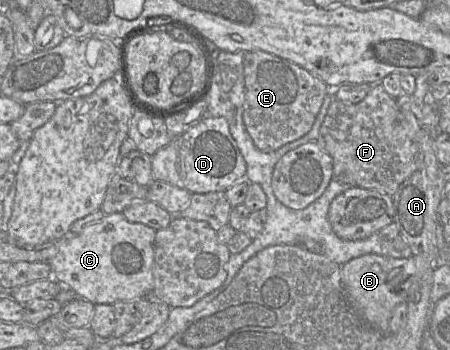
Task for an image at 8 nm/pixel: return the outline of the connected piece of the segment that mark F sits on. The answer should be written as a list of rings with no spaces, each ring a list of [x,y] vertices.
[[[380,82],[378,84],[373,85],[368,94],[366,95],[366,97],[362,101],[356,104],[344,103],[342,101],[334,99],[328,108],[324,121],[322,122],[316,142],[322,150],[324,150],[331,156],[333,177],[337,179],[338,182],[345,185],[346,187],[358,186],[392,196],[396,192],[398,187],[407,178],[409,178],[411,174],[419,167],[419,156],[420,156],[419,132],[420,132],[420,123],[417,117],[415,116],[413,99],[412,99],[412,109],[401,108],[398,105],[396,99],[390,96],[384,90]]]

